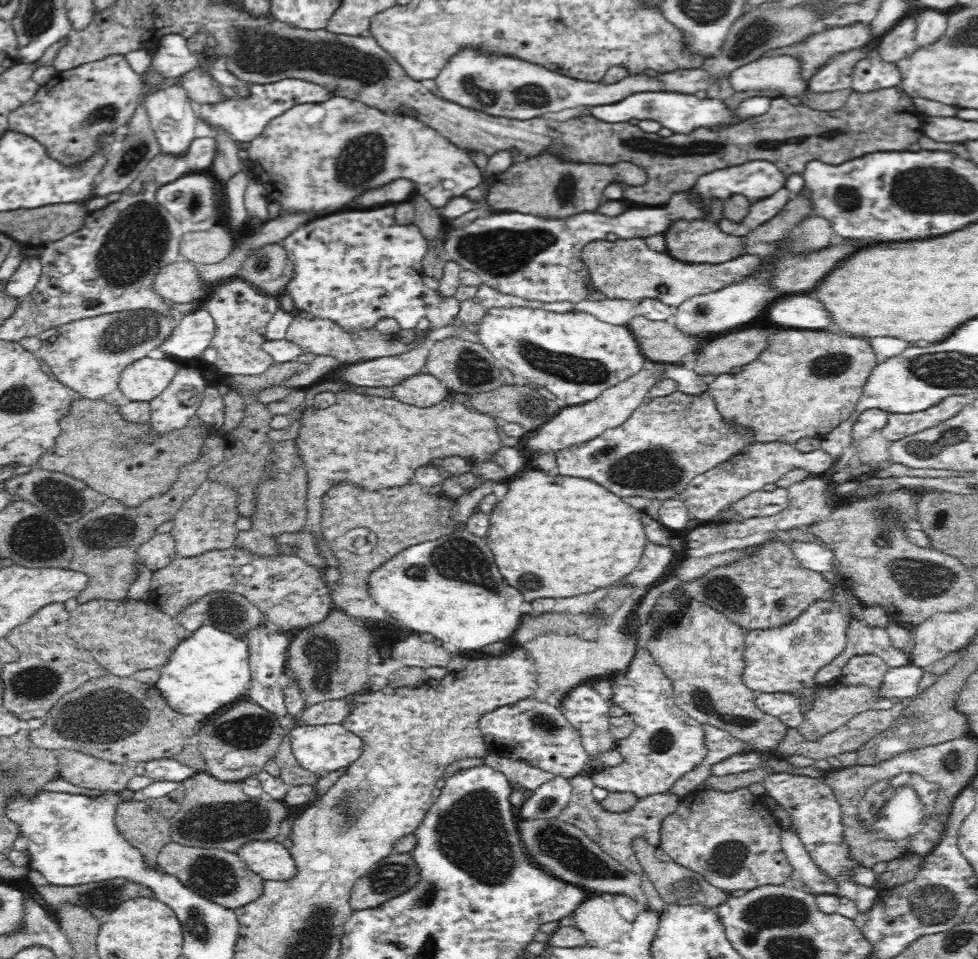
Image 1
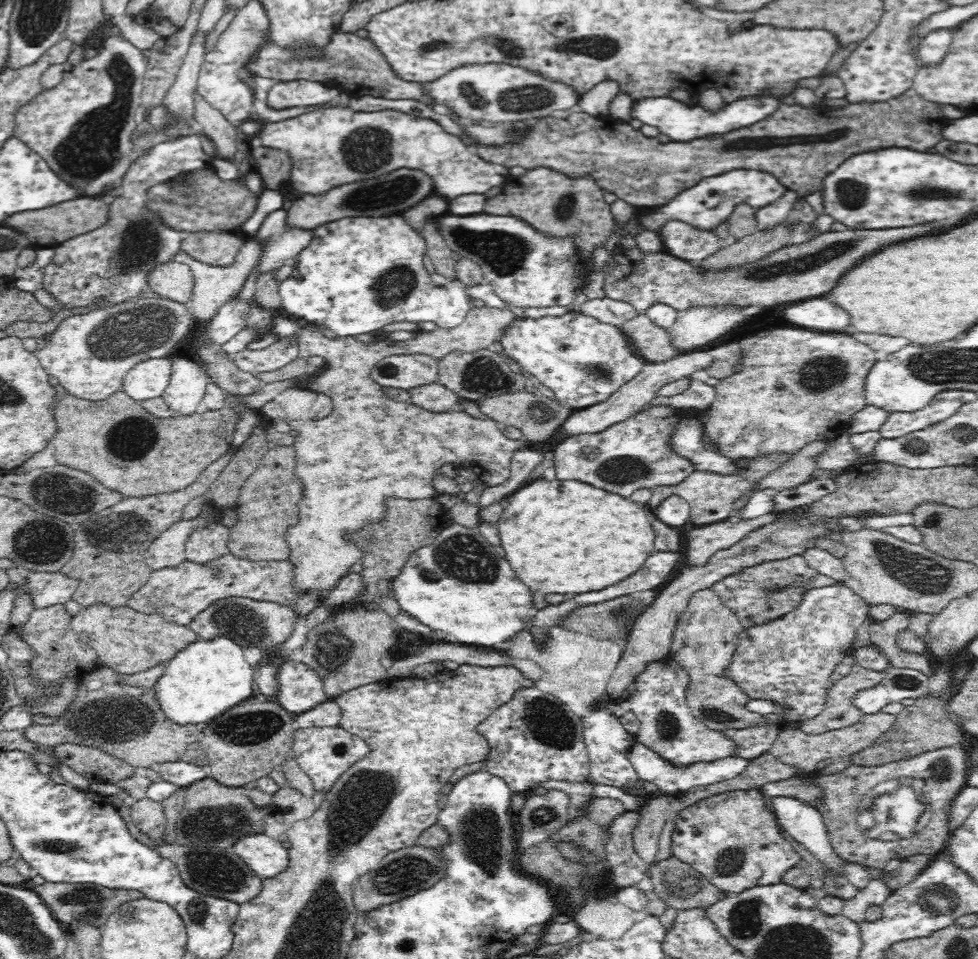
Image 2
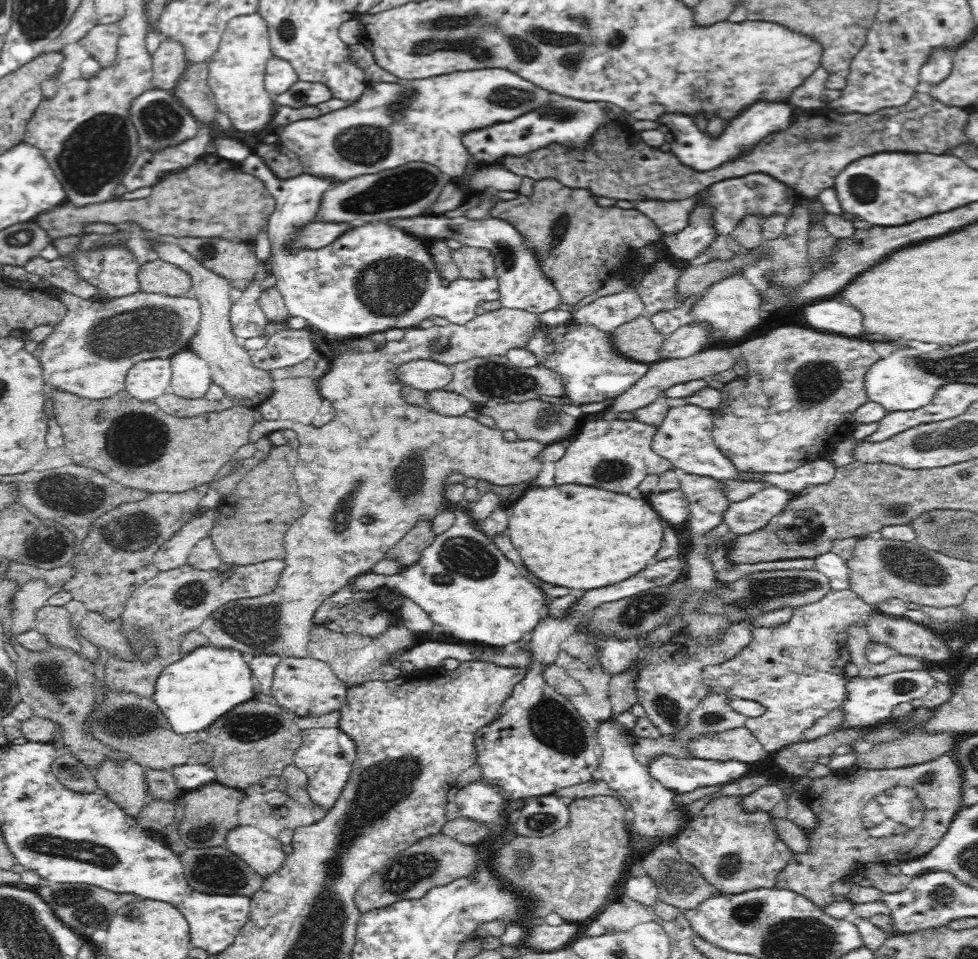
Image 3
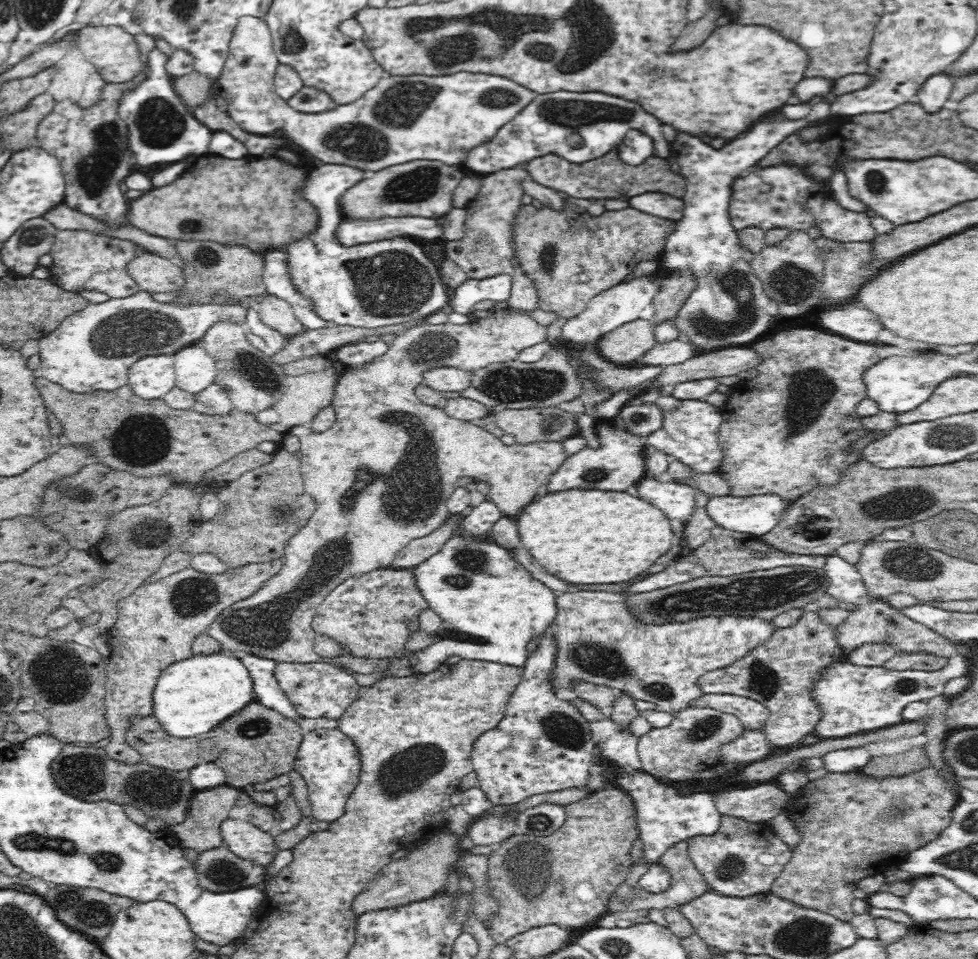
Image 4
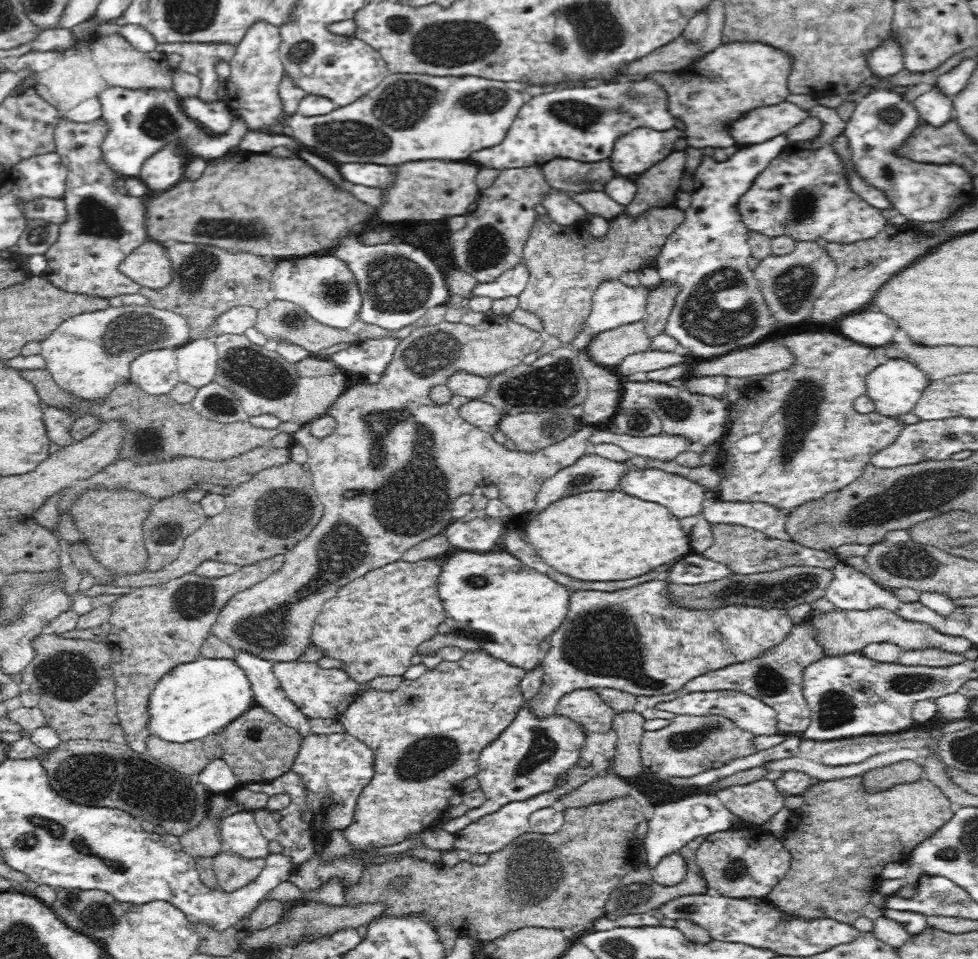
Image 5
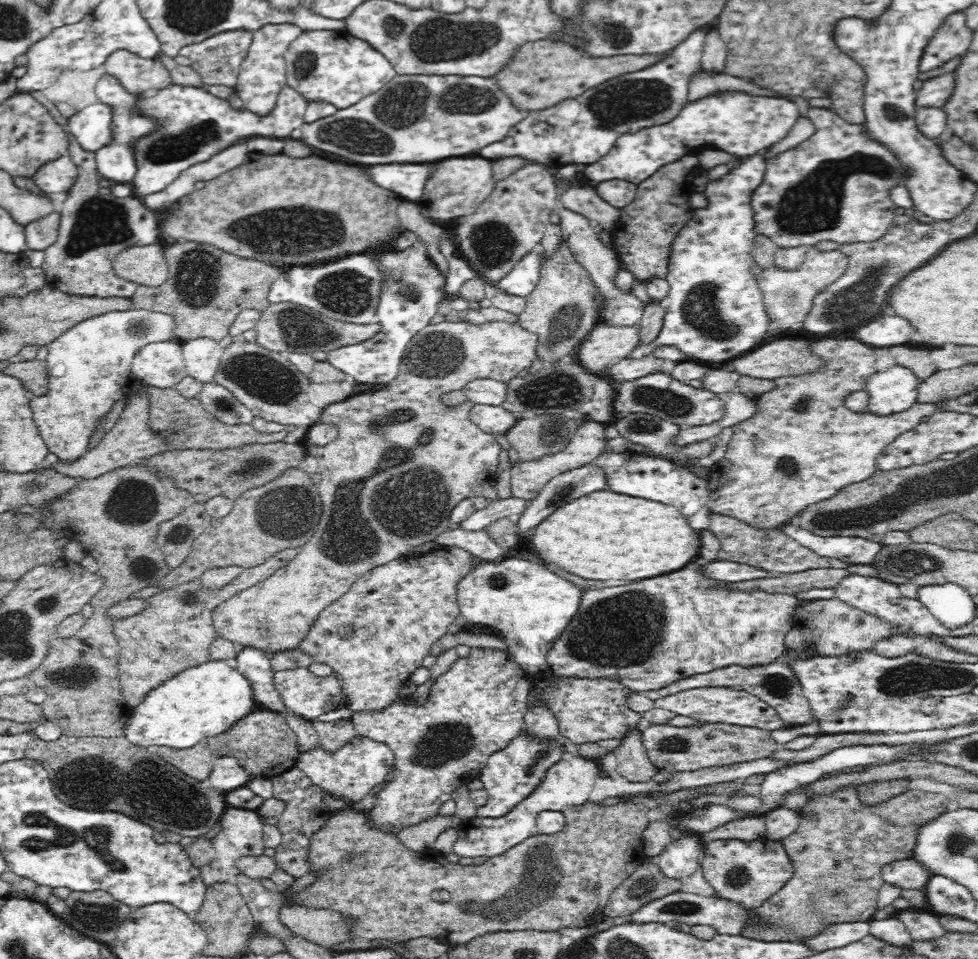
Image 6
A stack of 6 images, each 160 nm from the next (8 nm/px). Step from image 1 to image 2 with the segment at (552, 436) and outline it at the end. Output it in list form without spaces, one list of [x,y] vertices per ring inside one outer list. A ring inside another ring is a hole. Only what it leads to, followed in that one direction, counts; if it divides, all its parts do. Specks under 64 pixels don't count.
[[[692,351],[690,353],[682,353],[666,362],[647,362],[643,366],[642,372],[639,372],[632,380],[623,384],[614,394],[610,395],[610,398],[599,403],[594,403],[592,406],[588,406],[588,408],[584,407],[579,410],[572,410],[572,414],[561,424],[562,432],[566,436],[602,432],[602,430],[606,430],[609,426],[625,421],[627,418],[634,416],[636,412],[647,408],[651,400],[657,396],[658,390],[665,384],[681,378],[690,378],[694,372],[705,370],[715,360],[714,356],[710,356],[708,351]]]

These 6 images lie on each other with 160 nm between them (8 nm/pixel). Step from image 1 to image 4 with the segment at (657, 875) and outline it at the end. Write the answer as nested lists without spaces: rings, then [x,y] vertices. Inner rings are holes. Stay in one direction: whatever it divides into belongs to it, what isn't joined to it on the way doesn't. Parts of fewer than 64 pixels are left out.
[[[687,841],[676,843],[656,861],[669,870],[671,877],[671,886],[665,890],[666,894],[658,894],[658,900],[666,900],[678,906],[678,904],[693,901],[712,890],[706,878],[692,862],[687,850]]]

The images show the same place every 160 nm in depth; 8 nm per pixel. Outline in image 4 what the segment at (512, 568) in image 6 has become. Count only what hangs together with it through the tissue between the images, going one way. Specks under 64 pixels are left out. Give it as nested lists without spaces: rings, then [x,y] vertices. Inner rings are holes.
[[[454,534],[442,550],[414,567],[417,588],[429,608],[456,630],[470,636],[482,636],[480,642],[484,640],[488,644],[440,638],[432,646],[411,654],[418,658],[418,664],[411,666],[413,672],[434,672],[448,656],[517,667],[525,665],[530,656],[526,647],[528,643],[538,638],[538,634],[547,632],[554,622],[557,615],[554,612],[556,594],[540,580],[532,578],[530,572],[526,572],[513,557],[510,550],[496,543]],[[484,578],[488,586],[478,586],[478,582],[484,584]]]

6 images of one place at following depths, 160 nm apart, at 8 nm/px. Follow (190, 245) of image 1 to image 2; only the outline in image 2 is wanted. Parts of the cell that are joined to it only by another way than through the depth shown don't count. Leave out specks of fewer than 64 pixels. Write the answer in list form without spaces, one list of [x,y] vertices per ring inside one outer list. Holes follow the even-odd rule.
[[[194,232],[183,235],[181,251],[196,261],[227,267],[235,261],[242,246],[244,239],[232,232]]]

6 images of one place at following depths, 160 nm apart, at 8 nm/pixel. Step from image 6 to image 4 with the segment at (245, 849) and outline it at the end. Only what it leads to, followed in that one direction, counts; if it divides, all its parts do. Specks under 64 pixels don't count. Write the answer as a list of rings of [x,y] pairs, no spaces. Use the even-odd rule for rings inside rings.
[[[228,817],[221,825],[221,836],[224,846],[236,856],[260,866],[270,865],[279,851],[269,832],[262,832],[249,821],[239,818]]]

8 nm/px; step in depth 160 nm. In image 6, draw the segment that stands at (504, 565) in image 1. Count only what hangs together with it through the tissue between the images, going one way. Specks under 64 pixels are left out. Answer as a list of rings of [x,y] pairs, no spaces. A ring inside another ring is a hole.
[[[605,489],[558,508],[535,528],[531,536],[533,550],[538,552],[539,560],[554,562],[562,570],[588,580],[642,580],[680,570],[696,558],[701,545],[699,531],[690,527],[682,513],[678,514],[674,506],[666,506],[662,502],[646,502],[646,498],[626,496]]]

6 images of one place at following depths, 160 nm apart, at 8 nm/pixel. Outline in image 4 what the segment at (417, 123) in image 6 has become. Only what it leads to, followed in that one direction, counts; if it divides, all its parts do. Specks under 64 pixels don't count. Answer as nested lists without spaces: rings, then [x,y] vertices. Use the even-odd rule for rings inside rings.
[[[250,15],[241,16],[229,44],[229,55],[222,74],[215,83],[218,96],[224,98],[228,104],[225,115],[233,118],[245,131],[253,134],[267,135],[276,130],[284,130],[284,136],[288,140],[292,140],[308,156],[324,164],[345,164],[368,172],[376,172],[412,160],[440,160],[450,166],[464,164],[470,146],[478,146],[482,138],[493,138],[500,128],[510,122],[536,96],[536,91],[532,92],[502,75],[468,74],[466,71],[450,76],[387,74],[357,101],[347,105],[336,105],[332,110],[323,113],[306,114],[294,110],[275,91],[274,75],[279,64],[273,49],[271,30],[266,21]]]

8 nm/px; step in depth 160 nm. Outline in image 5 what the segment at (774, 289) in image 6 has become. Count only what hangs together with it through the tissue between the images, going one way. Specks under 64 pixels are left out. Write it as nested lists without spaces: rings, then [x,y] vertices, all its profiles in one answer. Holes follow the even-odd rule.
[[[797,242],[792,253],[770,255],[761,260],[753,274],[778,324],[798,324],[802,320],[810,320],[814,301],[833,283],[834,262],[830,262],[830,255],[815,242]]]

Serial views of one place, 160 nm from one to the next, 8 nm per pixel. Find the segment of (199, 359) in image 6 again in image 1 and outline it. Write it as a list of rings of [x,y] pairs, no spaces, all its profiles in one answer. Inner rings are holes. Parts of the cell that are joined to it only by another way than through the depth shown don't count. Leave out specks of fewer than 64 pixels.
[[[180,363],[172,382],[150,403],[149,423],[155,434],[178,430],[196,415],[208,387],[204,369]]]

